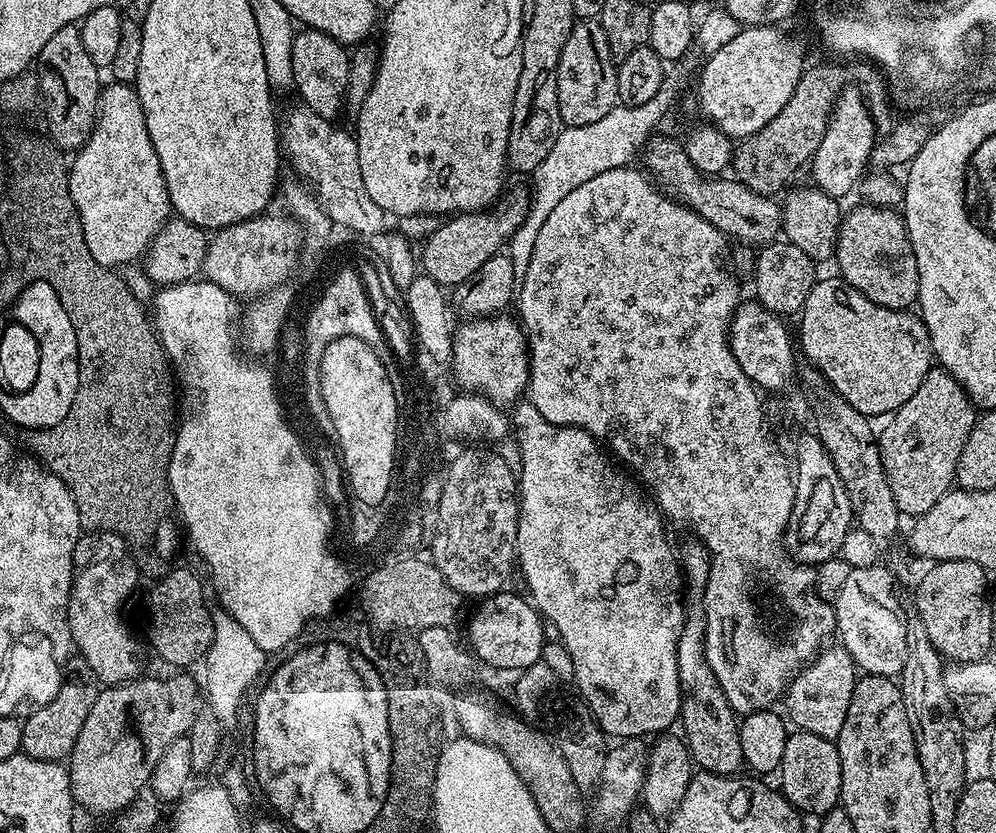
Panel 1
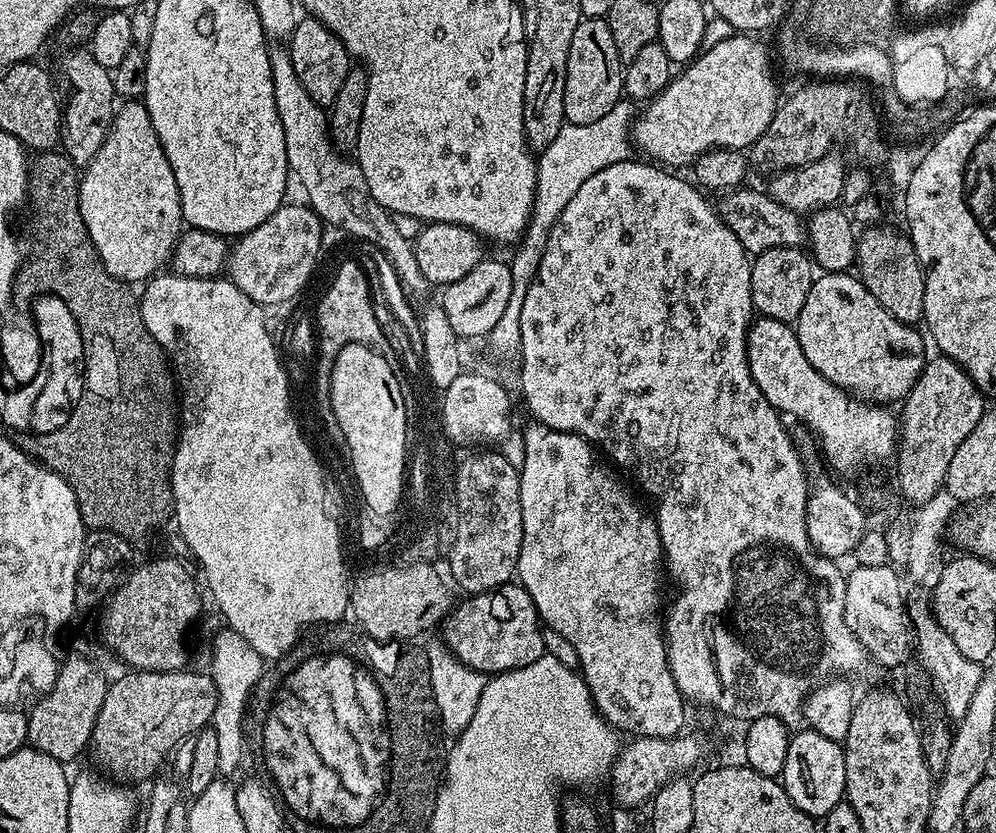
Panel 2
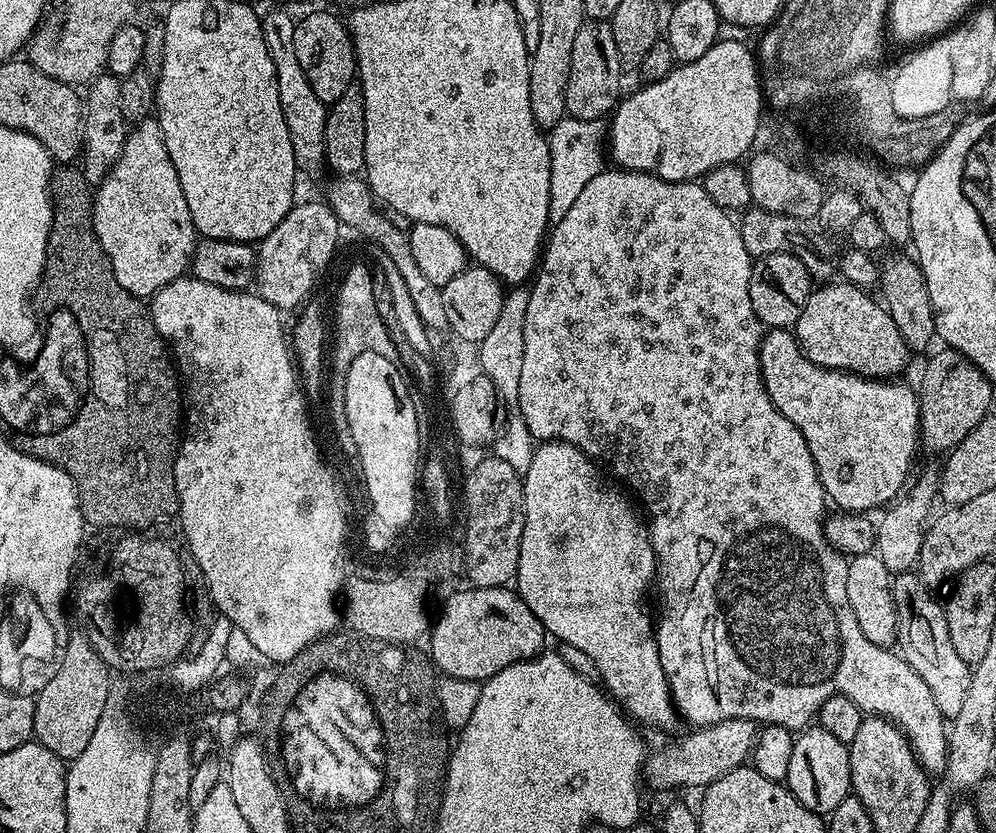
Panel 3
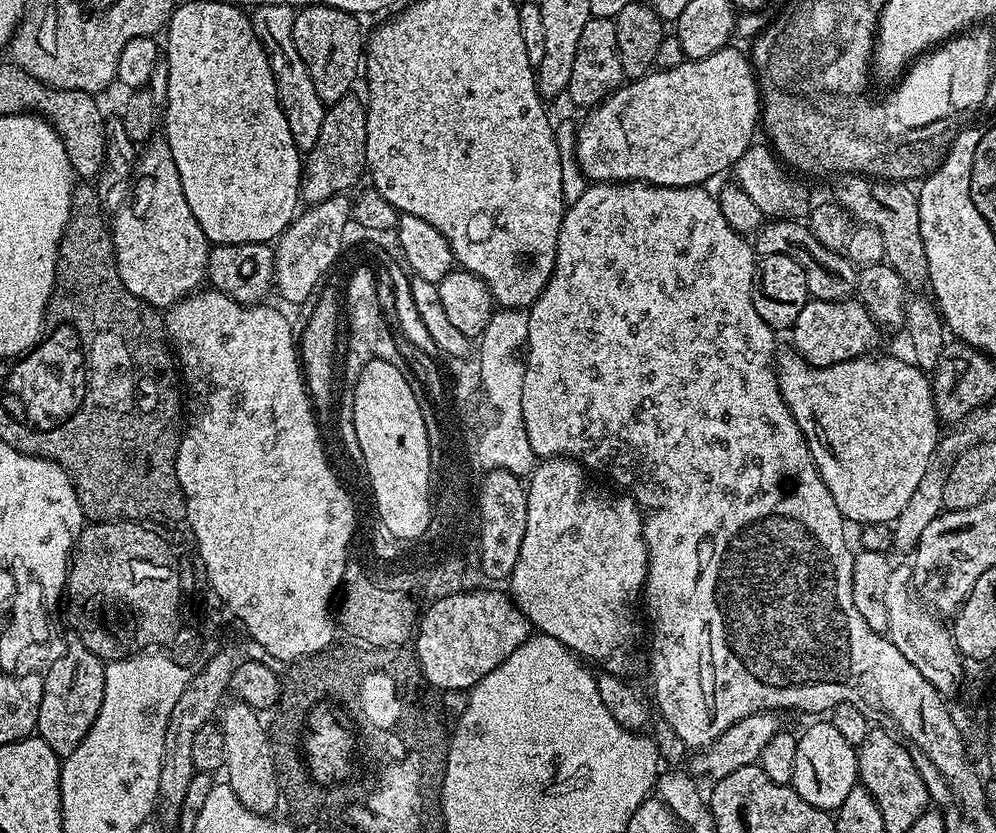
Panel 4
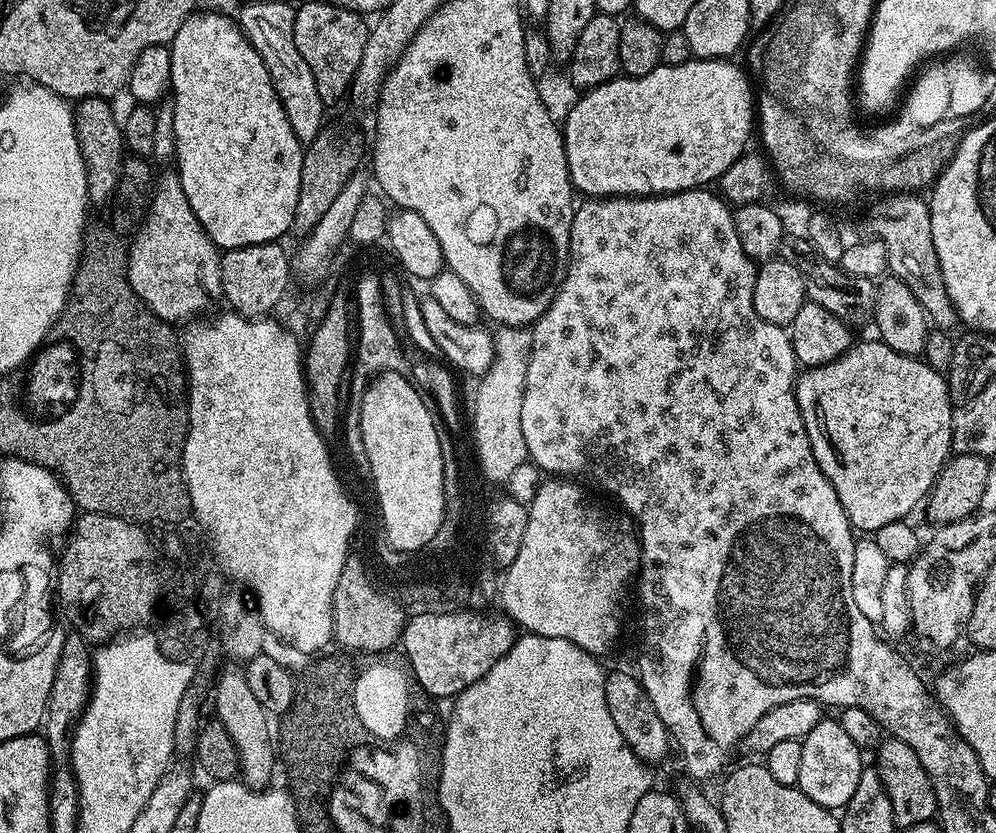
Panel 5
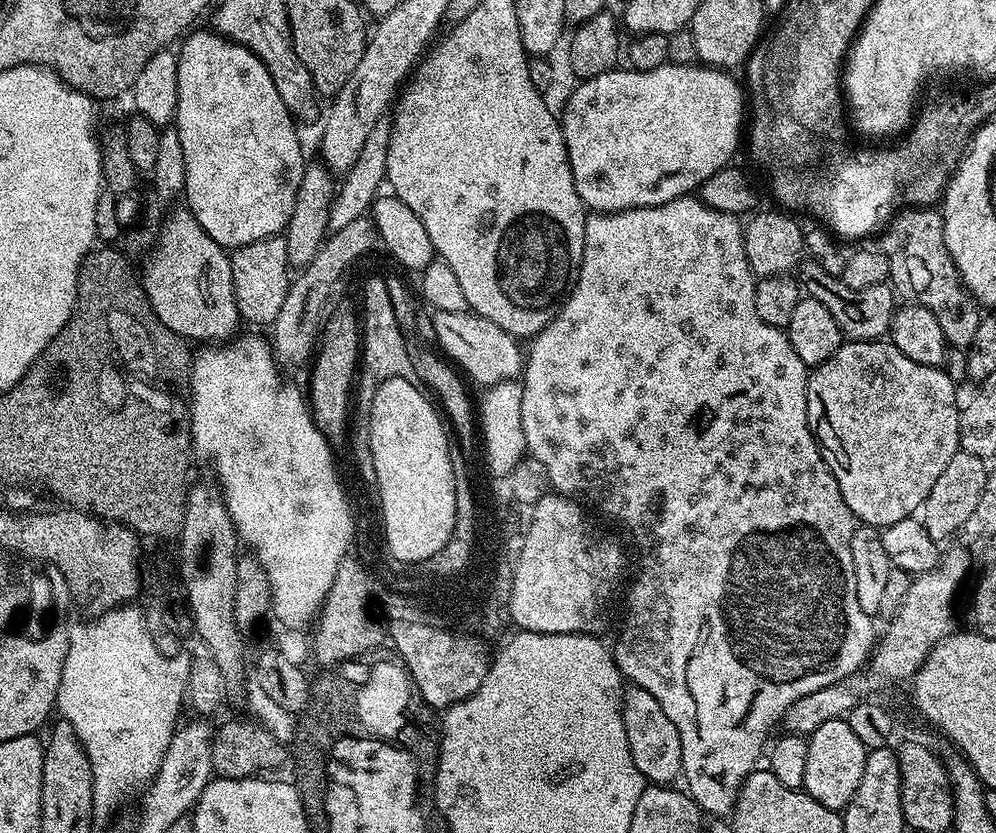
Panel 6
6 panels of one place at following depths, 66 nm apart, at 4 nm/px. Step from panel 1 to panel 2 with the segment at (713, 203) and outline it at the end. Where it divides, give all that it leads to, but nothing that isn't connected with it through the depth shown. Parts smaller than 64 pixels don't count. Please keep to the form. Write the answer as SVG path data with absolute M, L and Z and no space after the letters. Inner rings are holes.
M741 186L719 197L718 211L722 222L734 230L742 246L750 254L759 254L775 248L800 248L806 240L806 224L801 213L790 210L768 195L767 191Z

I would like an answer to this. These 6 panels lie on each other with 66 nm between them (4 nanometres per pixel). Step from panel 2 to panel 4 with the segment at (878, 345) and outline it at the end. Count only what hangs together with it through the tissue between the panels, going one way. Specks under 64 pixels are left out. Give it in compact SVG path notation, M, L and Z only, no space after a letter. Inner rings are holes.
M812 298L806 306L802 306L802 314L798 314L792 323L791 347L800 353L802 359L814 366L830 366L871 353L875 349L872 347L880 340L880 332L881 325L872 319L860 300L852 298L845 302Z

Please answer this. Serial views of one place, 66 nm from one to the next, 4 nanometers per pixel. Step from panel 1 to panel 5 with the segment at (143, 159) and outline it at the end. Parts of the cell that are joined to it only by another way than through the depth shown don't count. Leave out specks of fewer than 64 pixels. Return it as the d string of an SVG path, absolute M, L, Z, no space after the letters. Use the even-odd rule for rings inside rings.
M175 171L161 178L154 188L156 206L151 220L136 240L135 248L128 255L128 273L132 284L144 296L146 306L166 324L179 325L179 320L191 322L205 315L204 311L217 299L221 299L222 270L221 249L202 230L202 222L190 210L186 194Z

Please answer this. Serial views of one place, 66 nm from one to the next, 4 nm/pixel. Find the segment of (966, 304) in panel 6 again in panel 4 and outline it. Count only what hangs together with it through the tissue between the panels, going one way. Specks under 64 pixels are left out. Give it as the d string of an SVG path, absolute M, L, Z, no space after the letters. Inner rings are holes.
M843 173L831 181L833 201L843 207L848 214L860 224L872 224L882 230L882 242L886 242L884 260L895 270L911 289L920 290L928 284L928 262L926 246L922 242L922 226L918 222L919 195L915 189L901 181L877 181L878 191L884 192L880 201L864 200L864 192L860 189L863 176L859 173Z

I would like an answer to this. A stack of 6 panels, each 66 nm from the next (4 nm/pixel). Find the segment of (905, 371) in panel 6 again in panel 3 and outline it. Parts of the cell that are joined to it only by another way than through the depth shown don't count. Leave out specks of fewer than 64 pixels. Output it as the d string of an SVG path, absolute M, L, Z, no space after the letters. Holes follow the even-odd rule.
M770 328L760 341L760 373L774 406L806 438L816 463L824 495L843 512L871 513L871 508L891 505L905 491L913 475L912 463L920 443L920 397L917 389L896 378L869 378L855 372L823 368L802 351L795 335L786 328Z

